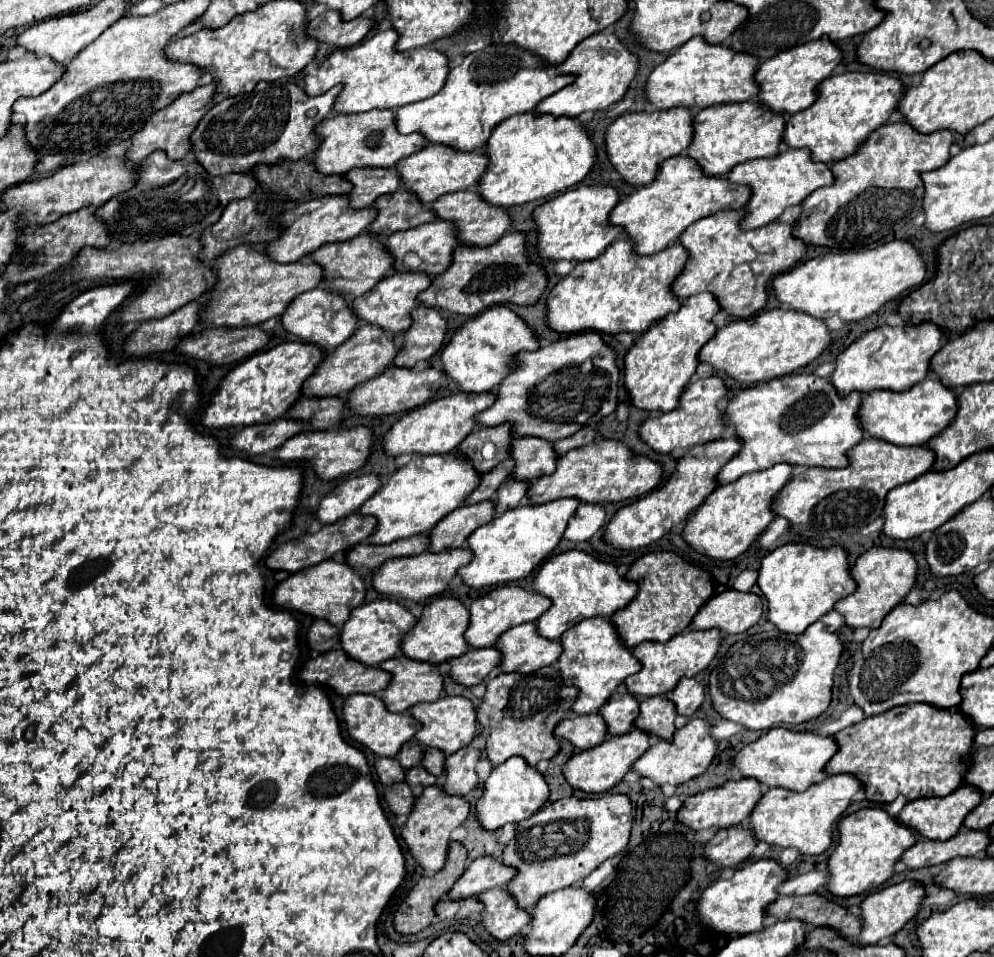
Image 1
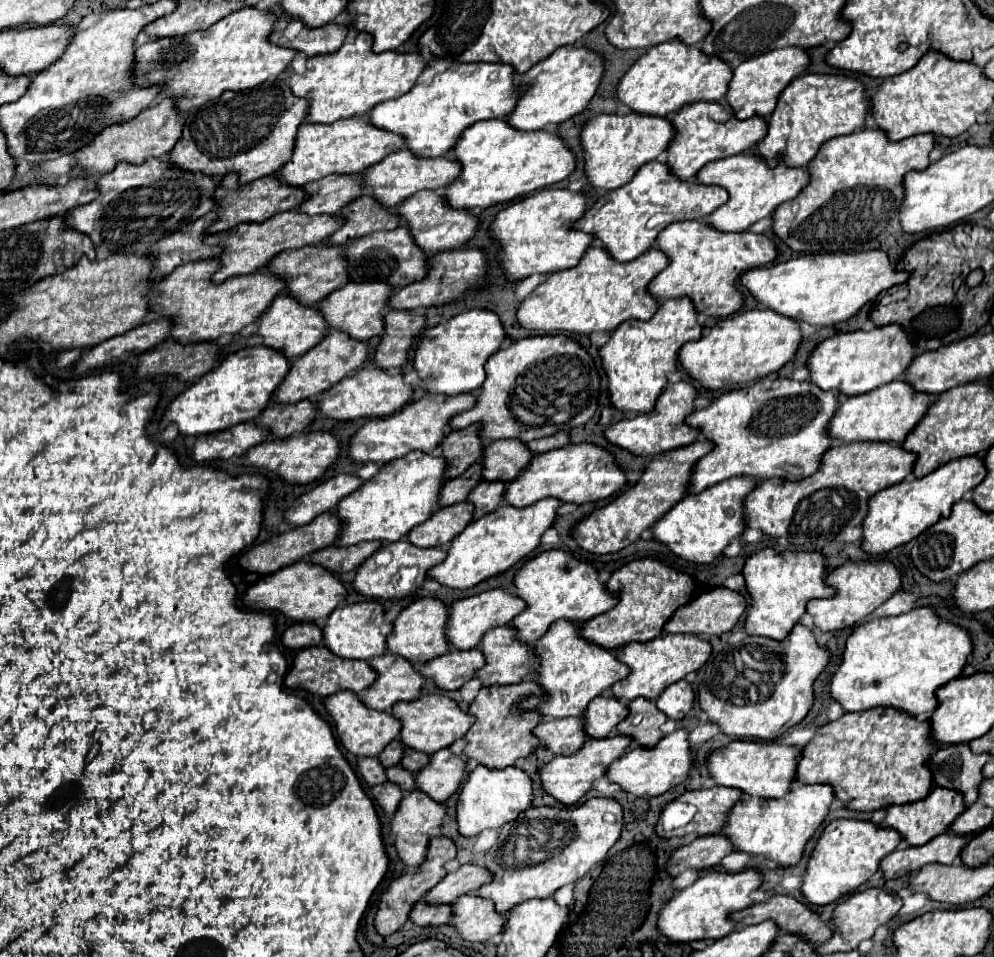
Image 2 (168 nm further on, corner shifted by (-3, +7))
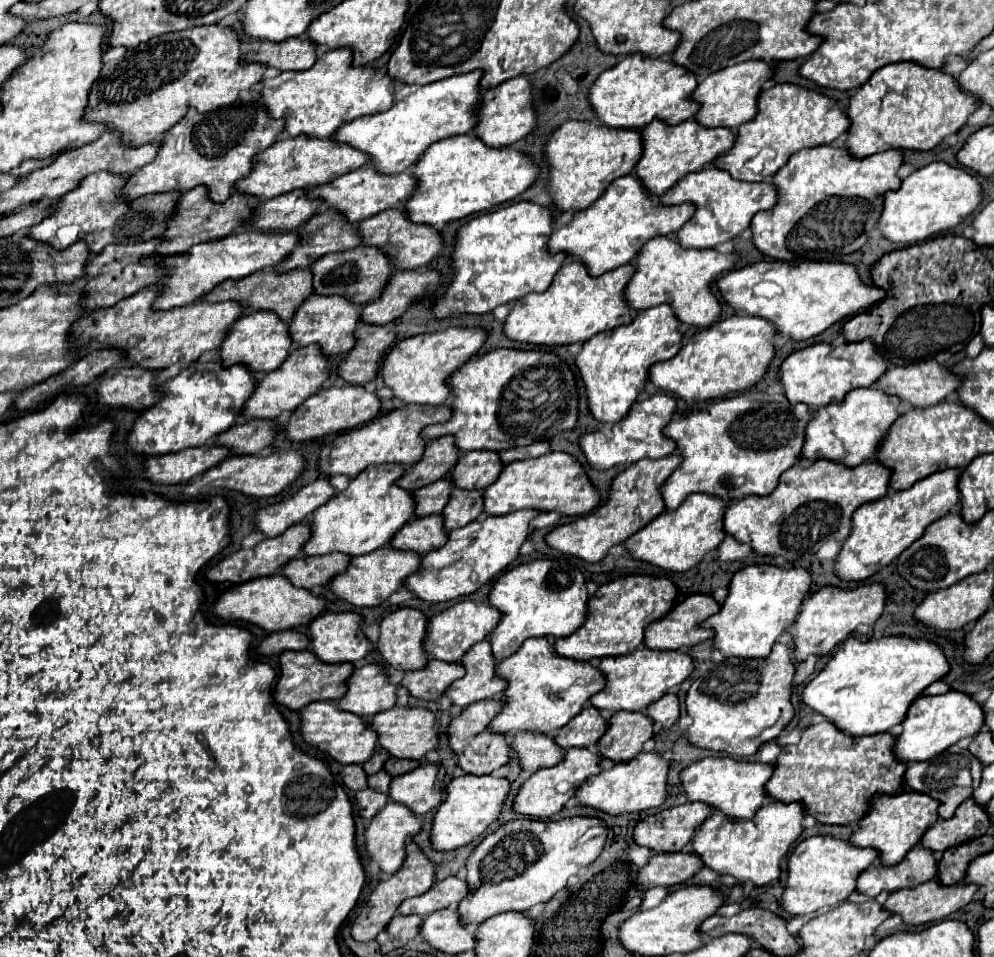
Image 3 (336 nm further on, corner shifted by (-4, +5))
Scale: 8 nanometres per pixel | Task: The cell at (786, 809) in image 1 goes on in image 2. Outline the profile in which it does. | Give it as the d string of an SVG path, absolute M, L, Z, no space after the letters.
M798 783L782 799L750 799L750 795L742 795L728 815L724 833L732 839L736 851L766 855L776 859L780 865L796 865L804 855L806 843L826 819L834 797L832 785L824 783Z

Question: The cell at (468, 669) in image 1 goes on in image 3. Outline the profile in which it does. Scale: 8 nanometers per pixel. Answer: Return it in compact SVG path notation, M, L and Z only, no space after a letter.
M429 659L427 665L419 671L405 673L401 687L409 691L409 695L419 699L437 701L445 693L445 689L459 677L463 677L463 667L459 663L445 663L437 659Z

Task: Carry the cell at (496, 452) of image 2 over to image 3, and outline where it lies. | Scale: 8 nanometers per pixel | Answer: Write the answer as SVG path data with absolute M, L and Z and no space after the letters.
M469 451L463 453L455 467L449 471L449 479L459 489L485 489L501 473L503 463L495 451Z

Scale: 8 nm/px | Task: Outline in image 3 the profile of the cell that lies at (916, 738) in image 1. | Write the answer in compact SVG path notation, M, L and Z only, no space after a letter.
M833 723L809 725L797 745L783 745L781 755L773 763L773 775L767 781L767 797L781 803L803 803L805 815L815 817L823 825L849 825L859 821L869 809L871 795L895 795L903 791L903 773L907 769L905 763L897 761L893 755L895 737L891 733L875 733L867 737L849 737L841 733Z

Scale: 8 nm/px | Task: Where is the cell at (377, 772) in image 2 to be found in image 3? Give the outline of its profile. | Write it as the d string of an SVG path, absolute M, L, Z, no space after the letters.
M345 765L341 769L341 779L343 779L343 785L351 791L359 791L359 789L367 787L367 783L365 783L367 775L361 765Z

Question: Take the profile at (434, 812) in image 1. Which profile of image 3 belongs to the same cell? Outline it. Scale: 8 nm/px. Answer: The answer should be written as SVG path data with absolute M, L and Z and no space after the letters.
M387 803L365 829L365 849L383 873L395 873L405 859L405 843L421 829L417 819L405 805Z

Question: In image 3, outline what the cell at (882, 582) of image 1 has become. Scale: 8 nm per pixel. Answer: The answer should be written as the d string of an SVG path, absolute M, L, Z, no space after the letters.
M879 583L871 585L859 585L853 589L837 589L837 587L823 587L817 593L813 593L807 601L803 601L801 611L795 619L795 623L787 629L793 635L793 661L801 663L807 659L807 655L827 655L837 643L845 641L859 625L873 625L885 607L885 587Z

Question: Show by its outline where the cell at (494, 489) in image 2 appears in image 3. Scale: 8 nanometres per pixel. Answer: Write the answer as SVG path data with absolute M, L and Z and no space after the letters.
M455 489L451 491L449 503L443 509L443 527L445 531L451 531L475 521L479 515L483 515L483 493Z

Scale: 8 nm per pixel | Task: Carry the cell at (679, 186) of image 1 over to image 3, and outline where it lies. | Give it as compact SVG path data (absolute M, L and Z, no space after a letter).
M633 175L615 179L605 193L587 209L577 211L573 219L549 237L549 253L565 253L581 261L591 275L603 275L611 269L627 265L639 249L653 237L677 233L693 215L695 207L675 205L663 207L655 197L647 195Z

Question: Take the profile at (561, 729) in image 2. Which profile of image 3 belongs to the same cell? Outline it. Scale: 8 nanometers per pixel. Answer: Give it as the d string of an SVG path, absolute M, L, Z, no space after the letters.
M515 733L511 739L511 749L519 757L523 771L535 773L543 767L553 767L563 759L563 749L559 749L549 735L539 733Z

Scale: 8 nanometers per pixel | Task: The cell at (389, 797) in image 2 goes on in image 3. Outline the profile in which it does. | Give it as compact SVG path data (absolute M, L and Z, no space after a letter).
M363 789L363 791L357 791L355 793L355 803L357 803L357 807L359 807L359 815L363 817L363 819L373 819L373 815L381 809L381 807L385 807L387 805L387 801L389 801L389 797L385 795L385 793L377 793L377 791L373 791L373 789Z

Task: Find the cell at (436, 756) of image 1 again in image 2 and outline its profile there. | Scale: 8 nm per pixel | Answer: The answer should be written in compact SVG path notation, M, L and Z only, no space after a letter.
M406 749L404 751L404 759L402 759L402 767L410 769L410 771L420 771L422 767L426 767L426 763L430 763L430 755L422 753L422 751L412 751L412 749Z

